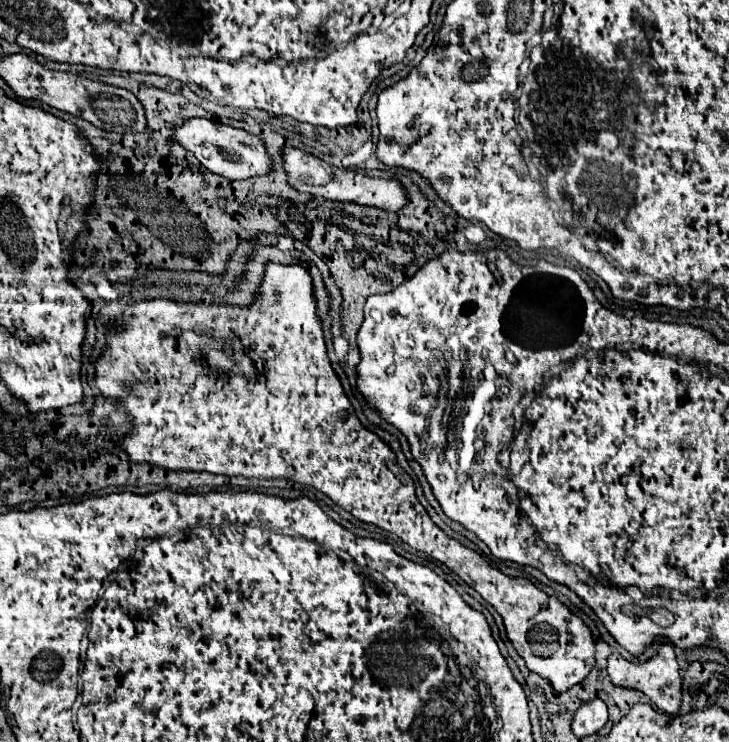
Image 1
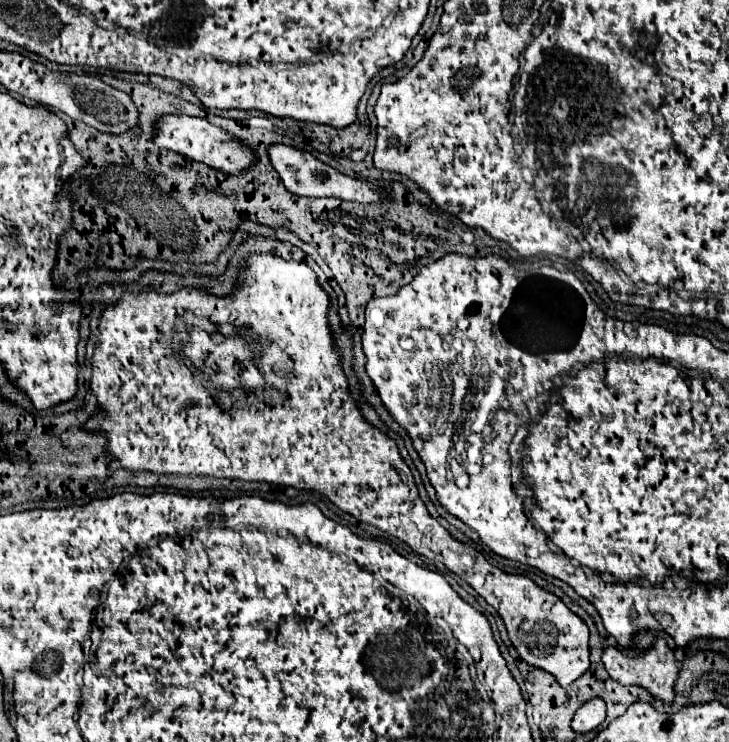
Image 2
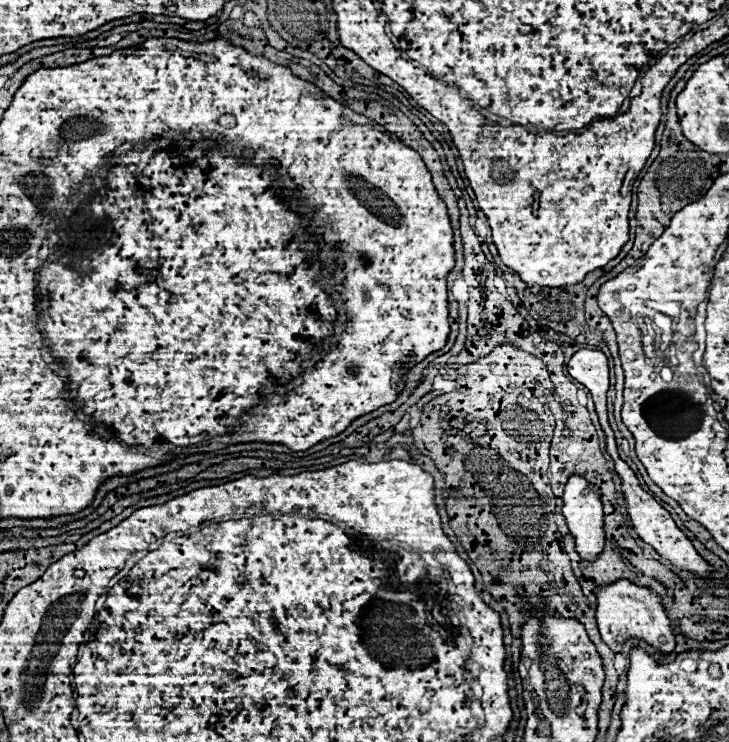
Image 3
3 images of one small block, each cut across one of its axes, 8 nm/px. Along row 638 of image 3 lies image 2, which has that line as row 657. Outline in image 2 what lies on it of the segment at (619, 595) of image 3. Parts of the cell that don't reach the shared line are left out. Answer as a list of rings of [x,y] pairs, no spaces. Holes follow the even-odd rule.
[[[656,640],[654,646],[640,658],[630,658],[626,654],[622,654],[618,648],[606,648],[602,662],[606,666],[606,672],[610,674],[612,680],[620,682],[622,686],[640,686],[646,688],[648,694],[652,694],[654,700],[660,700],[662,704],[672,704],[672,700],[676,698],[674,686],[676,686],[676,676],[678,676],[678,664],[674,658],[674,652],[670,650],[670,646],[666,644],[666,640]]]

